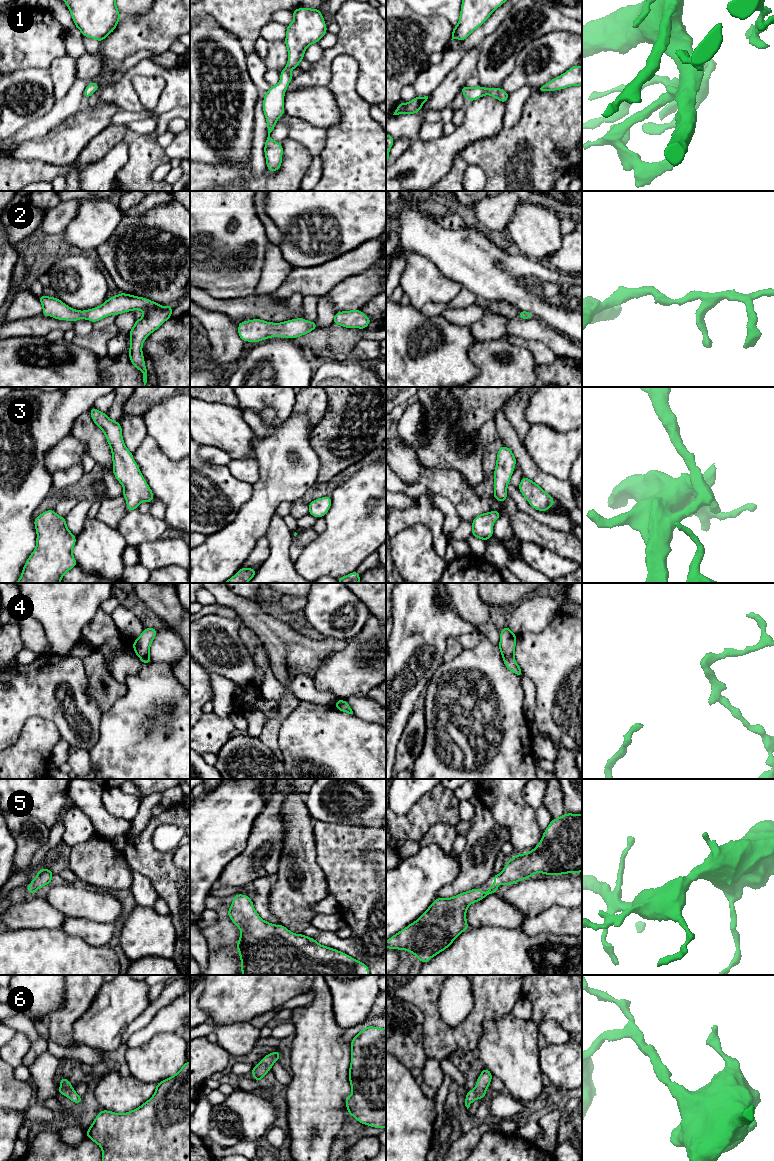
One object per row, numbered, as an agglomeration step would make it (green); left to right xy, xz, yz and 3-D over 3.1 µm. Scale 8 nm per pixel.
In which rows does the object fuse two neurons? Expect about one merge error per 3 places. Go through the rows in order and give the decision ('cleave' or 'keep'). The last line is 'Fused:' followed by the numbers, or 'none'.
1: keep
2: keep
3: keep
4: cleave
5: keep
6: keep
Fused: 4

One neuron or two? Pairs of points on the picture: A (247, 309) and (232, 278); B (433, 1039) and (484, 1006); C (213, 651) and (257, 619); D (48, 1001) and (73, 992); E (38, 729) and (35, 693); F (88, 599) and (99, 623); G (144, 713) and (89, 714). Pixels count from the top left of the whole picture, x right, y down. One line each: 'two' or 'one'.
A: two
B: one
C: two
D: two
E: two
F: two
G: two

